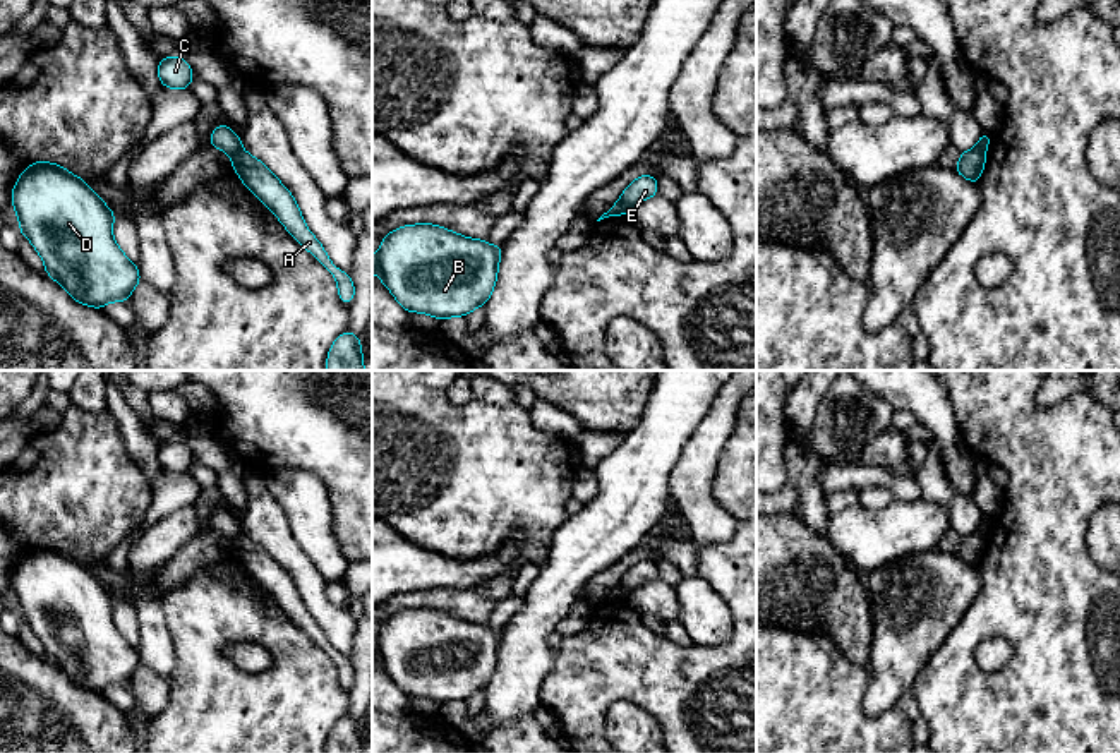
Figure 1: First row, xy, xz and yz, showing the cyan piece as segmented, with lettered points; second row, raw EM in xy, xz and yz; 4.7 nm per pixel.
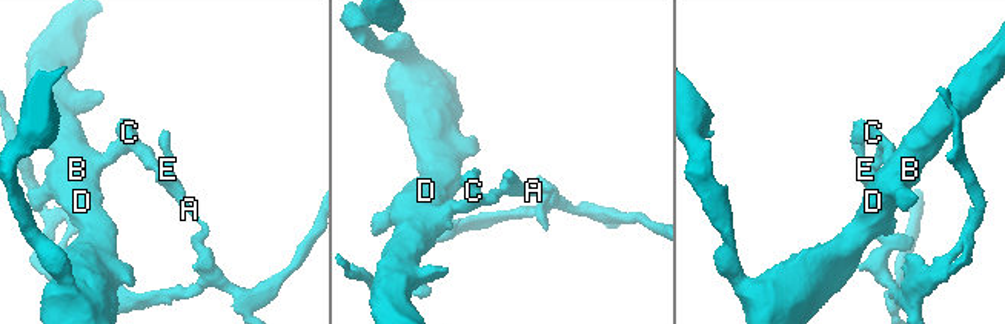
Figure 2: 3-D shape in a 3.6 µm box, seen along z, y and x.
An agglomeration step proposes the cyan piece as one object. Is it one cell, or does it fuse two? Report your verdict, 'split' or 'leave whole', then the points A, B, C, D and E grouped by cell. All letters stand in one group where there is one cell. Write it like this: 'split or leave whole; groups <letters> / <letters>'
split; groups A E / B C D

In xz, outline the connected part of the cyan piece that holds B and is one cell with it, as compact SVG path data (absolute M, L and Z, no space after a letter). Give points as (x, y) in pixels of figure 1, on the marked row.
M405 225L384 235L372 273L406 312L467 317L491 298L501 254L503 245L439 225Z

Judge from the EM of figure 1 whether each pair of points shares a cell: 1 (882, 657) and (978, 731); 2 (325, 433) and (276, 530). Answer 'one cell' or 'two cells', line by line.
1: two cells
2: two cells

